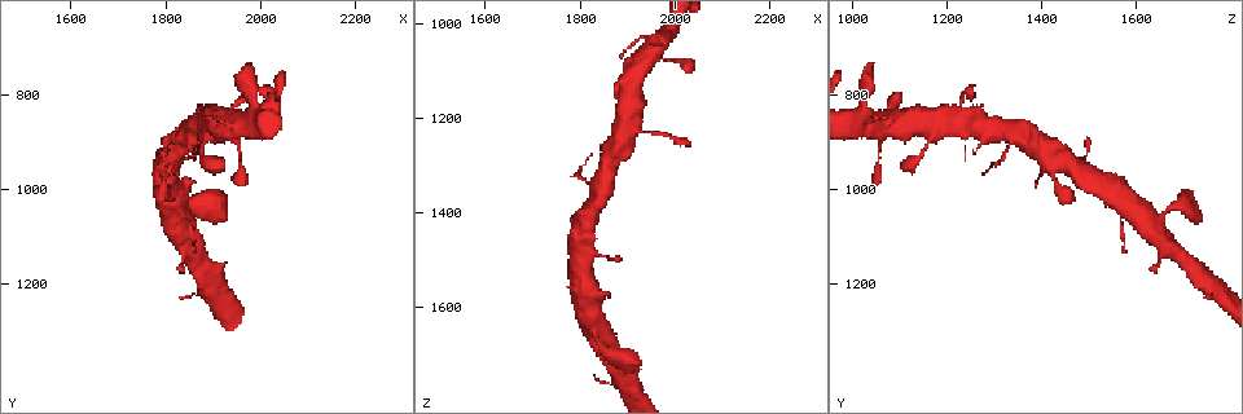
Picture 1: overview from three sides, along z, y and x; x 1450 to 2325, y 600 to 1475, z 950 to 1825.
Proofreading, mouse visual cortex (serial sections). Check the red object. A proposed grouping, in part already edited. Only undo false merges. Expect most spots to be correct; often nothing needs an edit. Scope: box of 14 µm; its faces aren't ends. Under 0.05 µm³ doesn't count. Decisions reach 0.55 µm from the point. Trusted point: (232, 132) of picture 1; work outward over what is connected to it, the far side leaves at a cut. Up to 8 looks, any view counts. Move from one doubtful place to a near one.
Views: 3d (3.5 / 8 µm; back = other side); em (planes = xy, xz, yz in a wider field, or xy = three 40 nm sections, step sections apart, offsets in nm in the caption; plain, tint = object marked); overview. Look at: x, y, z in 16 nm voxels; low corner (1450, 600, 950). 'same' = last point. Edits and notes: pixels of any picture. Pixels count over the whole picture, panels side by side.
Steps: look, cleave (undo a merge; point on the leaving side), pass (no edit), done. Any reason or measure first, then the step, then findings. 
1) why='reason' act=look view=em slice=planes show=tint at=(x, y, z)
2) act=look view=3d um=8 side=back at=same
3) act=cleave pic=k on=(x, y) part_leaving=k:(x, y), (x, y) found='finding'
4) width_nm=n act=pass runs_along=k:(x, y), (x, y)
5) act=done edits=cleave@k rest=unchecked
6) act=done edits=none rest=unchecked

why='three arms meet' act=look view=3d um=3.5 at=(1990, 830, 1025)

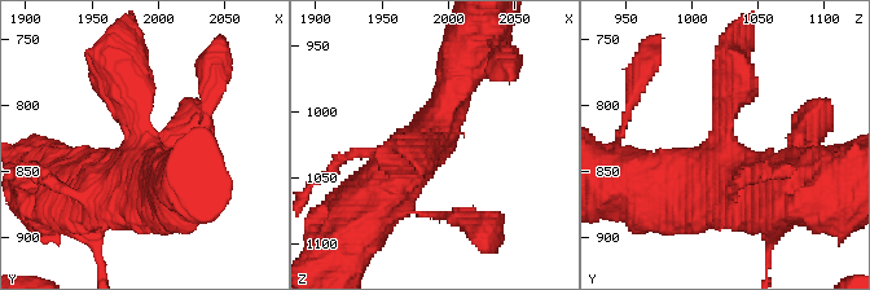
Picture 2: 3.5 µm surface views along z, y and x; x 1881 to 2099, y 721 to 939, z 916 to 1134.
act=look view=em slice=xy step=2 show=plain at=(1988, 832, 1026)

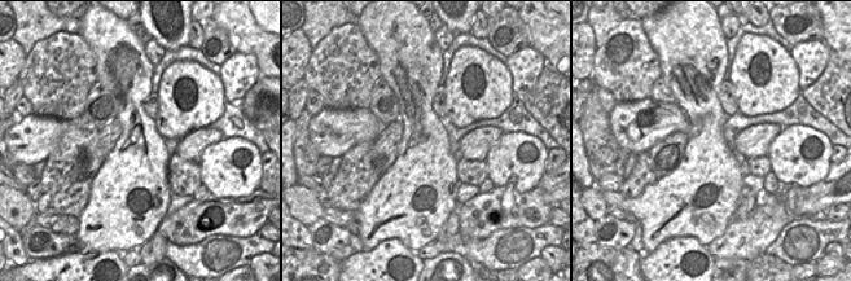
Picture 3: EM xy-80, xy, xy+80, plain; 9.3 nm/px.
act=look view=em slice=xy step=2 show=tint at=same

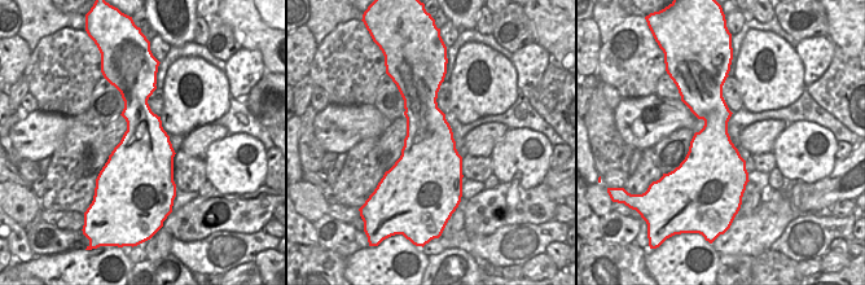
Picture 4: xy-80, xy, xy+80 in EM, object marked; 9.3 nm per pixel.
width_nm=600 act=pass runs_along=2:(369, 196), (429, 143), (456, 73) found='all the same cell'

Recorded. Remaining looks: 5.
why='narrows sharply' act=look view=3d um=3.5 at=(1935, 830, 1230)

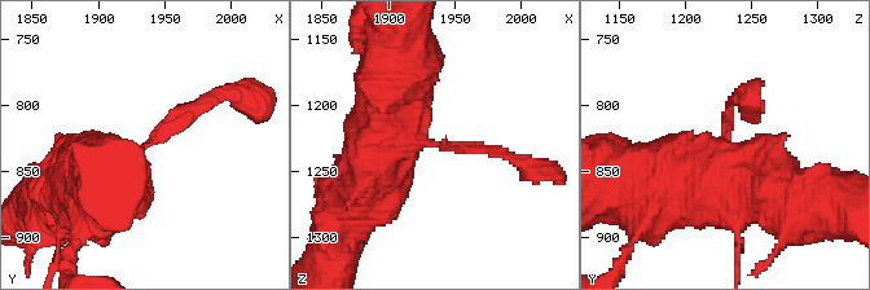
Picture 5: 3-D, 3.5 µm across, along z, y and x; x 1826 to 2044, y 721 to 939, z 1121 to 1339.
why='now the EM' act=look view=em slice=planes show=tint at=(1936, 828, 1230)

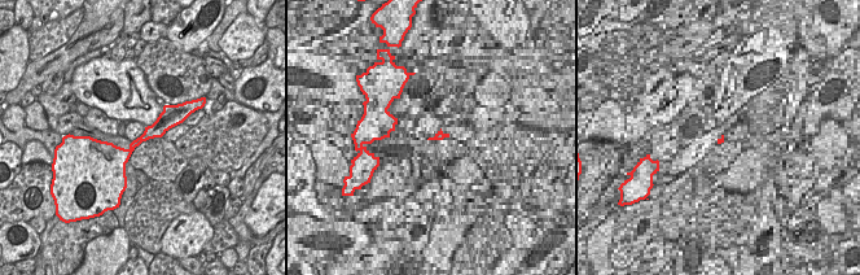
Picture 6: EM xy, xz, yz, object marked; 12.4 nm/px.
arm_widths_nm=150,800 act=pass runs_along=5:(100, 184), (180, 115), (219, 96) found='all the same cell'

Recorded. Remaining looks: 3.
why='thin neck' act=look view=3d um=3.5 at=(1830, 1065, 1655)

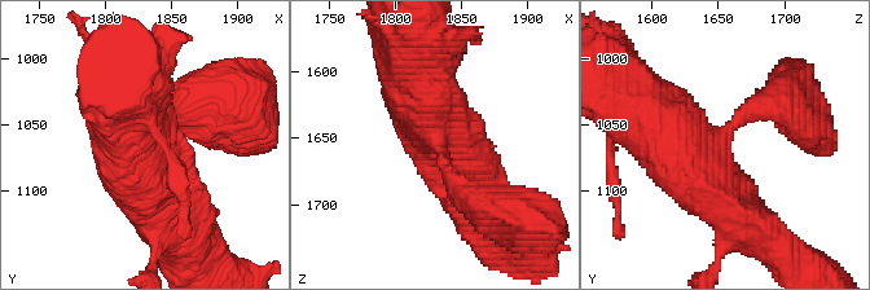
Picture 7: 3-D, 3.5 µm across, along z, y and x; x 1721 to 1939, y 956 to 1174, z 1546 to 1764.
act=pass runs_along=7:(640, 102), (736, 214), (752, 225) found='continuous, no second cell'

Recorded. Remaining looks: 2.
why='abrupt turn' act=look view=3d um=3.5 at=(1875, 1210, 1755)

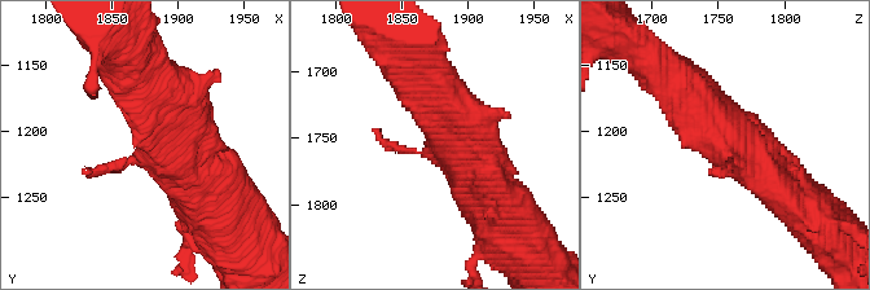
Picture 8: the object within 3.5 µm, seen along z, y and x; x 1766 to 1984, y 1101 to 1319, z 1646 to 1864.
why='now the EM' act=look view=em slice=xy step=3 show=tint at=(1882, 1214, 1752)

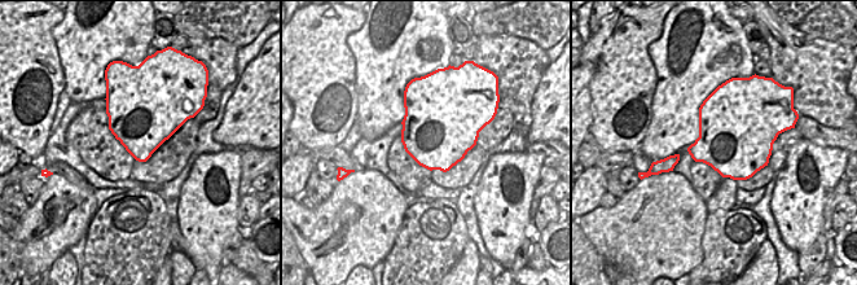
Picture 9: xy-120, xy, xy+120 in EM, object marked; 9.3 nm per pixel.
act=pass runs_along=8:(140, 89), (167, 130), (148, 153), (84, 174) found='one cell here'

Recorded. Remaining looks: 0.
act=done edits=none rest=unchecked

